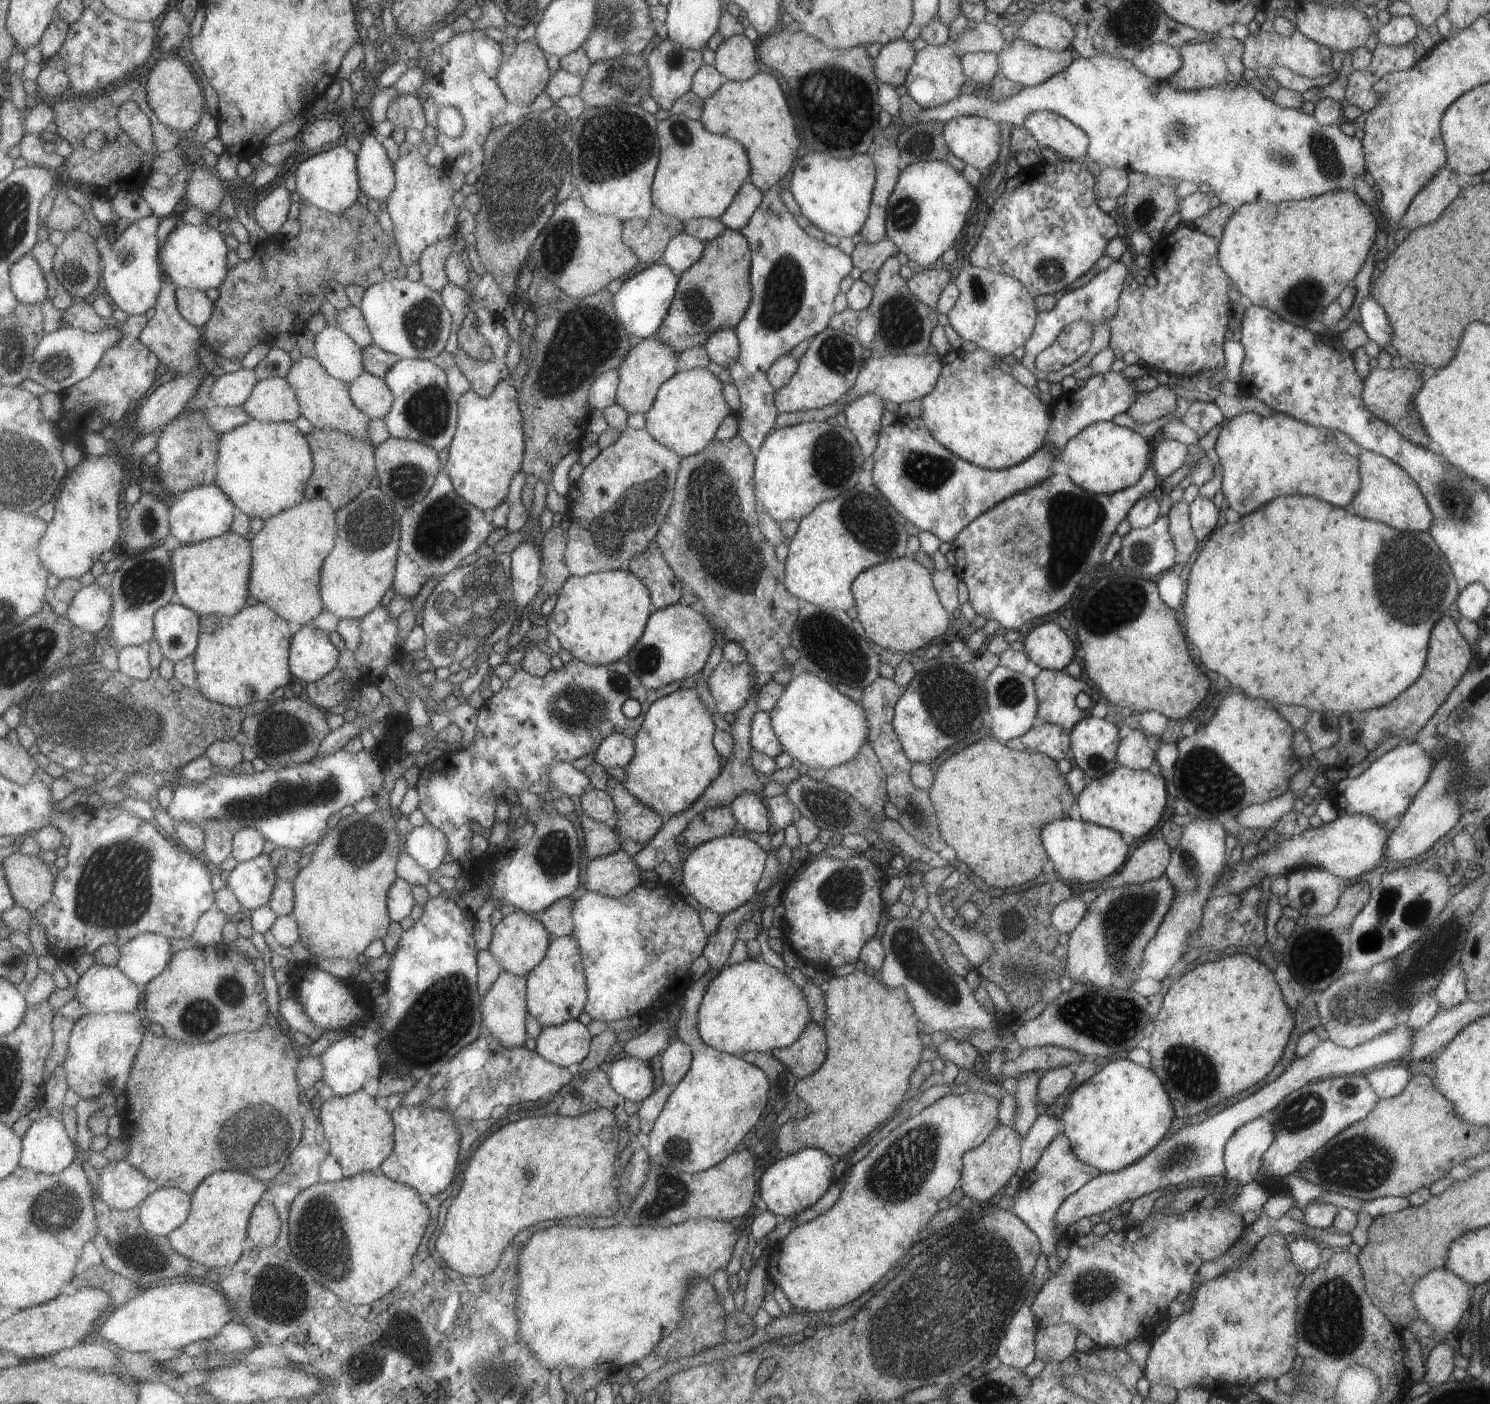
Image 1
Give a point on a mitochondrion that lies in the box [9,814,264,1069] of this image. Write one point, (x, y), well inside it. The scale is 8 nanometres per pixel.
(113, 892)

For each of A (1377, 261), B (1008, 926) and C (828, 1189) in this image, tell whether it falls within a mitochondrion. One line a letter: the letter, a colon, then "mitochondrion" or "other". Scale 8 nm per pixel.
A: other
B: other
C: other

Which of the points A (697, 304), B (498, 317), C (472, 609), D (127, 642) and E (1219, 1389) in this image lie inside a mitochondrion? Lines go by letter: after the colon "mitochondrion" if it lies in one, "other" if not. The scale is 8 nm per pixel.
A: mitochondrion
B: other
C: mitochondrion
D: other
E: other

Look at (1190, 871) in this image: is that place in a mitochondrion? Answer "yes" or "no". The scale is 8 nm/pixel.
yes

